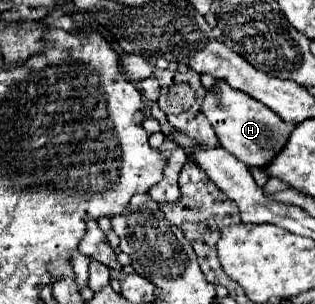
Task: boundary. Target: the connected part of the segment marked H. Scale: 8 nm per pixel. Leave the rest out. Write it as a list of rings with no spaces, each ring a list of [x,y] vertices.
[[[217,79],[215,85],[207,89],[201,113],[213,125],[221,147],[249,167],[265,167],[265,163],[269,163],[269,159],[273,159],[273,155],[285,145],[289,133],[295,127],[293,123],[285,123],[277,113],[273,113],[257,99],[229,87],[225,79]]]

